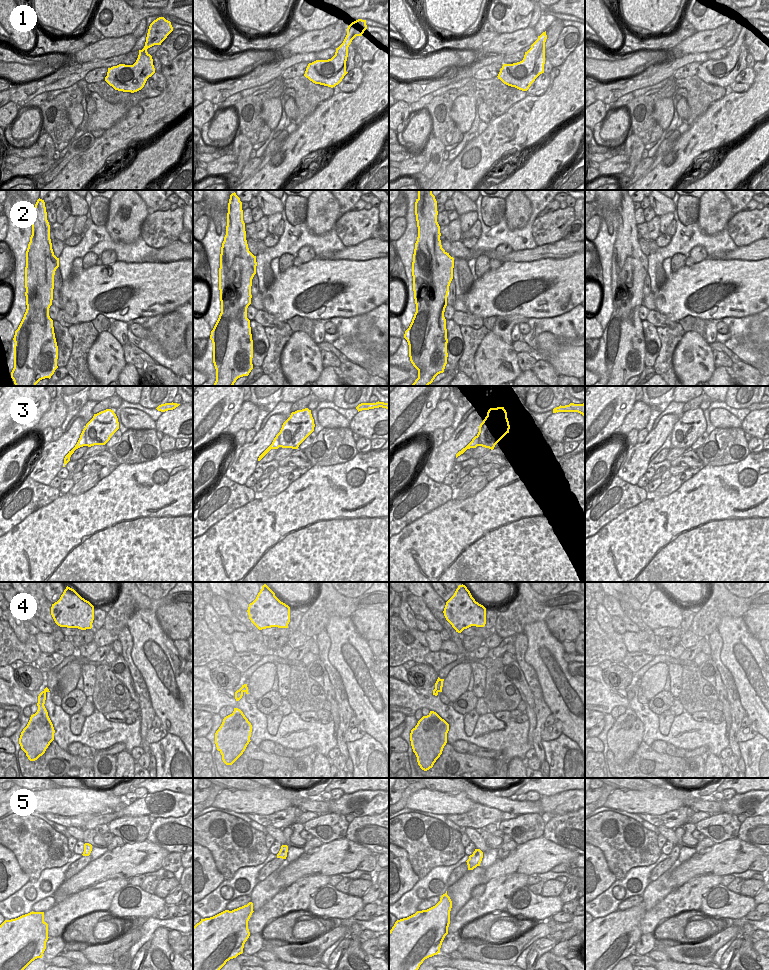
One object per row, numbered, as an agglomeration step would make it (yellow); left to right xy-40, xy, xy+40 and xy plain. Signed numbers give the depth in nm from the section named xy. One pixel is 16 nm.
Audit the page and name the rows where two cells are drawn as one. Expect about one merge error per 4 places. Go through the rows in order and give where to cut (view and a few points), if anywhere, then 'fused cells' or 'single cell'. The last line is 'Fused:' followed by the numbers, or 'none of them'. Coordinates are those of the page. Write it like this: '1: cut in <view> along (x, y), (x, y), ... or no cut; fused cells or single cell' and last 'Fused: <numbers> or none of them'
1: no cut; single cell
2: no cut; single cell
3: no cut; single cell
4: no cut; single cell
5: no cut; single cell
Fused: none of them

